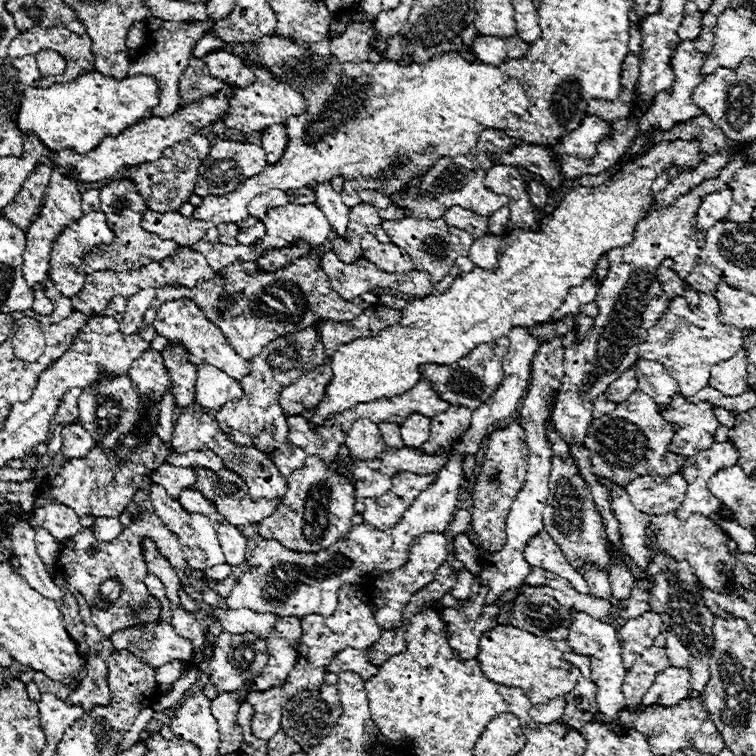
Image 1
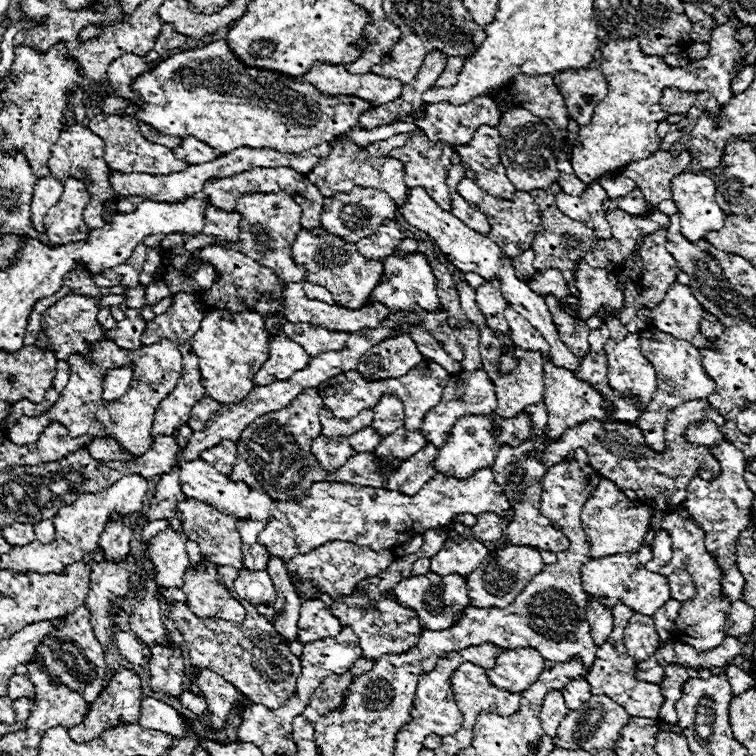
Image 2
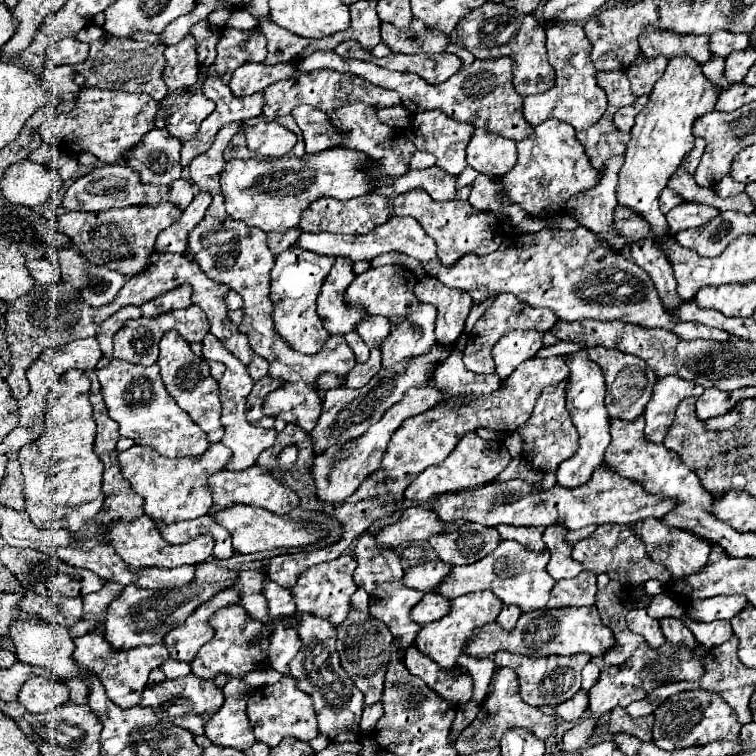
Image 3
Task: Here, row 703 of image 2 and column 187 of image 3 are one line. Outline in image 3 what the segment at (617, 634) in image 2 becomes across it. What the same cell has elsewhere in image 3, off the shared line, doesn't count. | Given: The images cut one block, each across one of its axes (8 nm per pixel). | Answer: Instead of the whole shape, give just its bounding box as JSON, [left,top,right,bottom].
[164,590,240,662]

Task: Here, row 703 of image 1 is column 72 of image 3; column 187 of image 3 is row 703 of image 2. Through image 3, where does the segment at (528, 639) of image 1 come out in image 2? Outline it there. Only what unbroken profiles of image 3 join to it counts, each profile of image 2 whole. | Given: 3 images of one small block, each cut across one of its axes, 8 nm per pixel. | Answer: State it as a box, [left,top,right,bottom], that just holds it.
[540,690,568,738]

